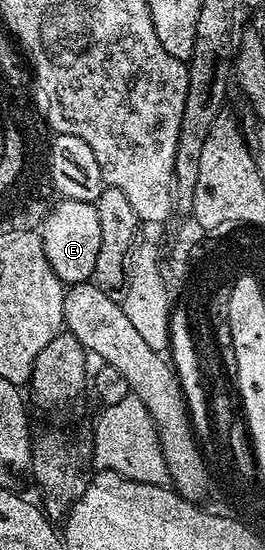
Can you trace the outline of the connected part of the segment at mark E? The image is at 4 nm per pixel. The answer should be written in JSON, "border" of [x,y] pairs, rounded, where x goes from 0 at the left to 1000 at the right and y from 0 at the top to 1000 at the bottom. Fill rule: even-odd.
{"border":[[[226,360],[215,369],[215,375],[200,373],[185,380],[181,391],[166,395],[166,407],[143,420],[174,473],[189,473],[189,487],[204,487],[230,513],[328,513],[355,495],[355,480],[370,480],[370,444],[385,436],[362,369],[260,360]]]}

